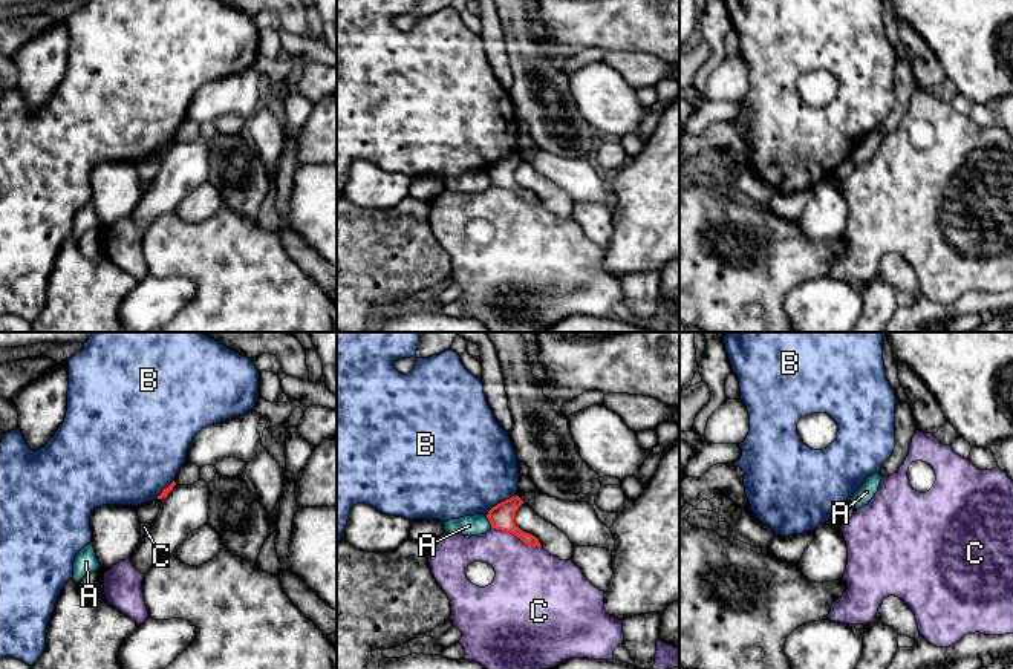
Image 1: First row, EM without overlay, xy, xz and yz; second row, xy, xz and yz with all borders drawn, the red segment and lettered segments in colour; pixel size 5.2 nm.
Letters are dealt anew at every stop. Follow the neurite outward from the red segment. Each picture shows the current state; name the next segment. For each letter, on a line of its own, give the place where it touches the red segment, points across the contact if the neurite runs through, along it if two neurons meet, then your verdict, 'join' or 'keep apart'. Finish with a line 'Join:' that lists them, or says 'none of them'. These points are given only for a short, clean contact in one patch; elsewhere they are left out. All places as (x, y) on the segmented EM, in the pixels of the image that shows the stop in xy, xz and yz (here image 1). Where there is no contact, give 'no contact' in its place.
A: xz (490, 522) | along xz (485, 516), (491, 527) | keep apart
B: xz (501, 502) | keep apart
C: xz (516, 536) | keep apart
Join: none of them

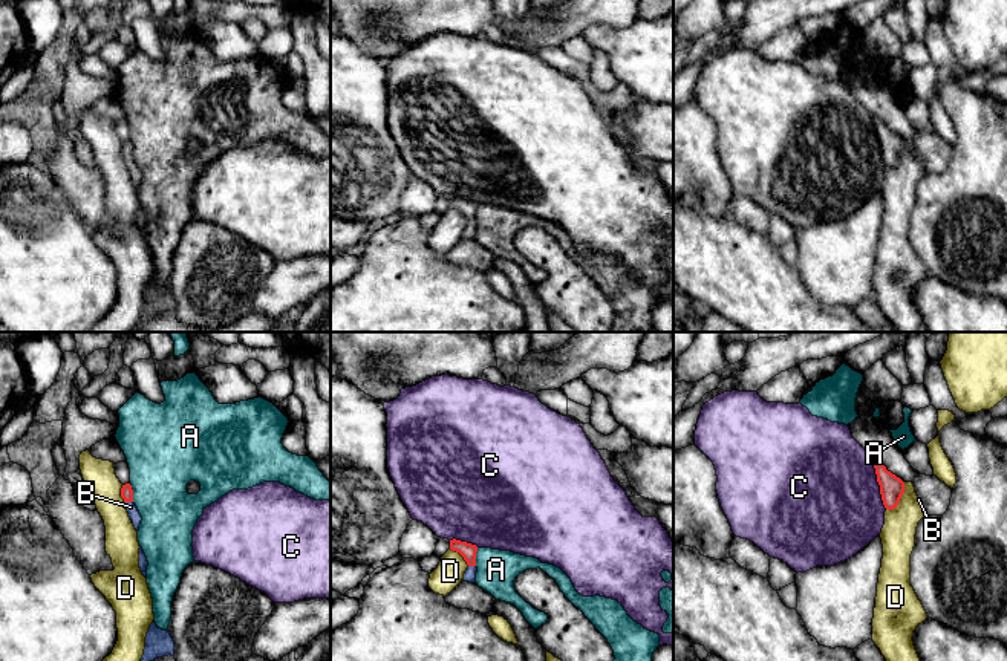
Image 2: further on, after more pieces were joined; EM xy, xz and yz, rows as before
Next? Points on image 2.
A: xy (132, 493) | keep apart
B: xy (129, 501) | across xy (126, 491), (129, 501), (130, 507) | join
C: yz (879, 484) | keep apart
D: yz (900, 498) | along yz (905, 482), (900, 501), (886, 510) | keep apart
Join: B

